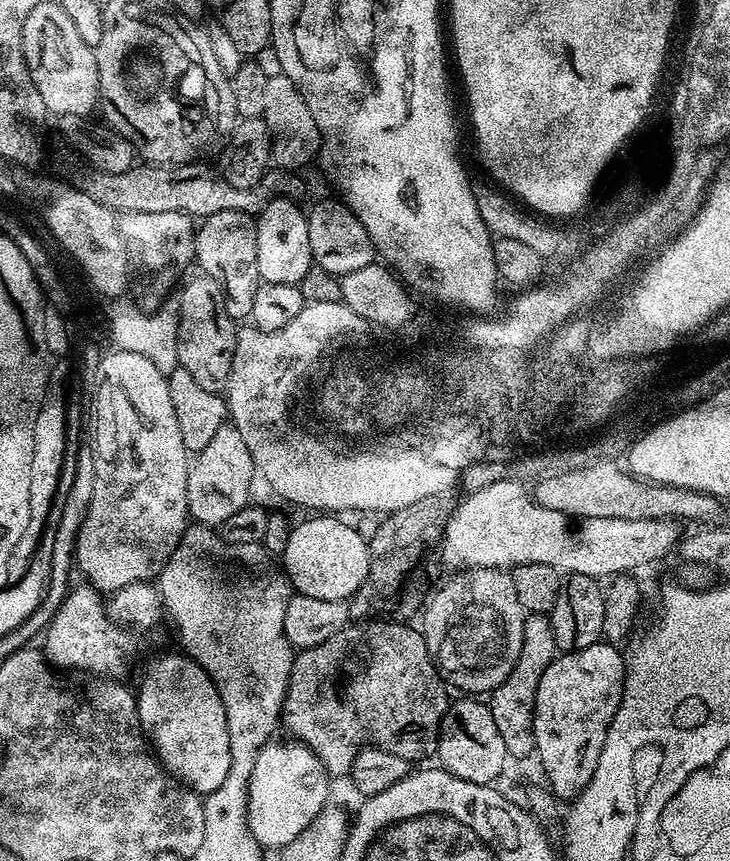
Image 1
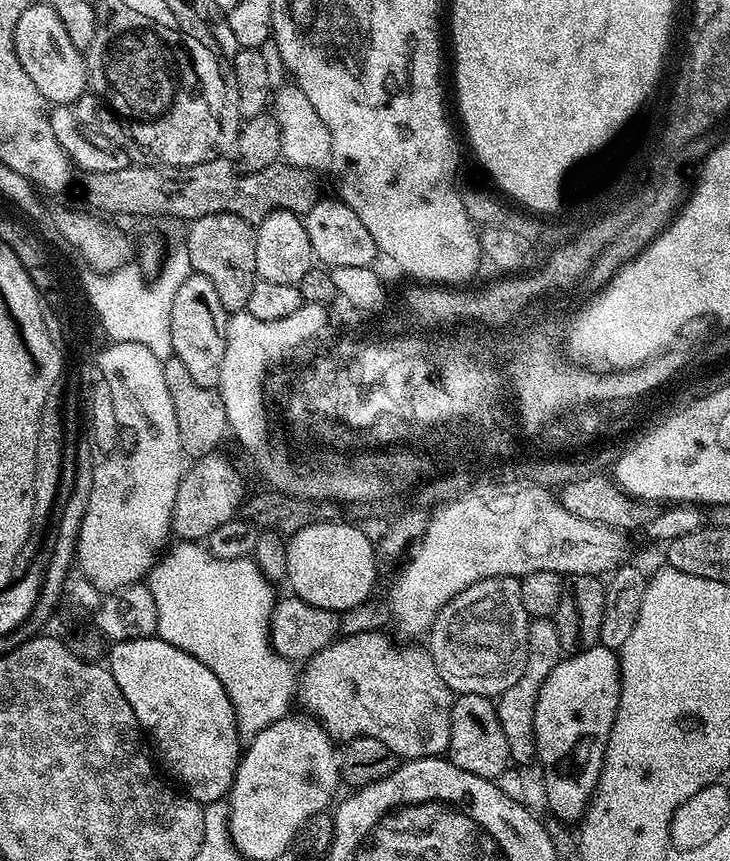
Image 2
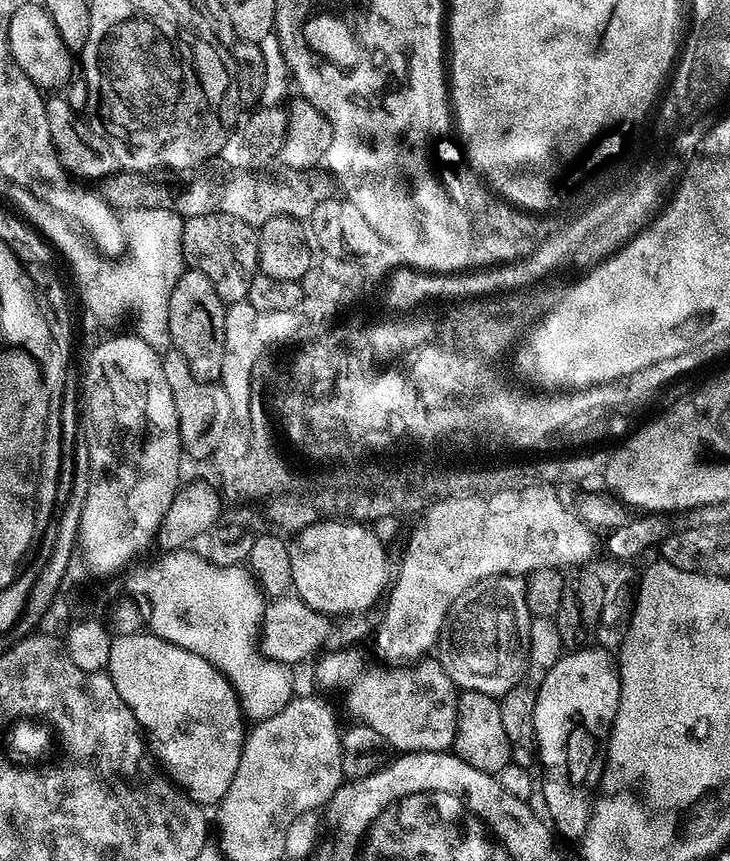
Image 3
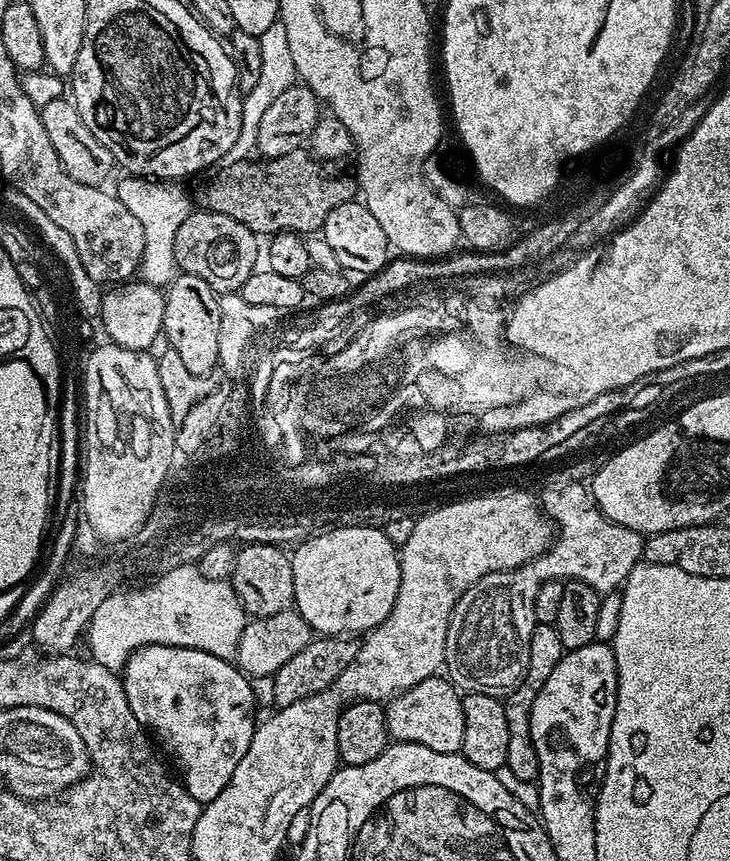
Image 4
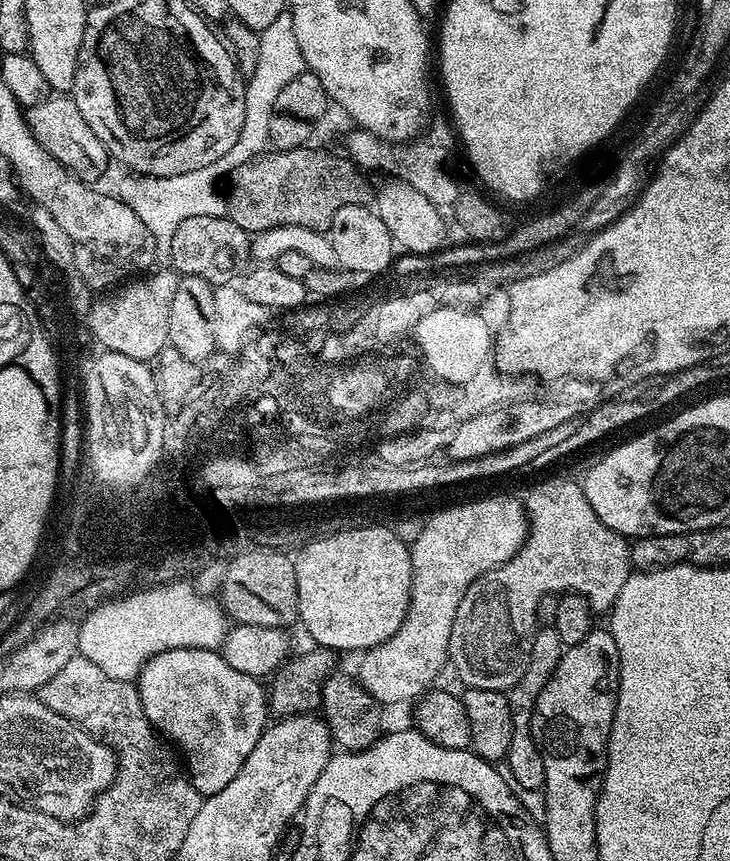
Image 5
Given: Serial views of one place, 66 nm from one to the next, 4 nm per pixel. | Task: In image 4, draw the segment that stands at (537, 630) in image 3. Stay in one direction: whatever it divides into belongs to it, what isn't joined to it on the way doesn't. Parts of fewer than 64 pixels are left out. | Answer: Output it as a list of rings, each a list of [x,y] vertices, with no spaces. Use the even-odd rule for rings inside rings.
[[[537,624],[530,638],[528,651],[528,673],[523,681],[507,693],[504,700],[506,710],[506,726],[510,726],[510,746],[506,746],[506,766],[518,778],[526,782],[533,782],[540,775],[538,750],[534,750],[534,742],[530,734],[530,714],[534,706],[534,698],[538,698],[538,690],[550,678],[554,666],[564,657],[566,649],[562,646],[562,638],[558,638],[555,627],[550,624]]]

